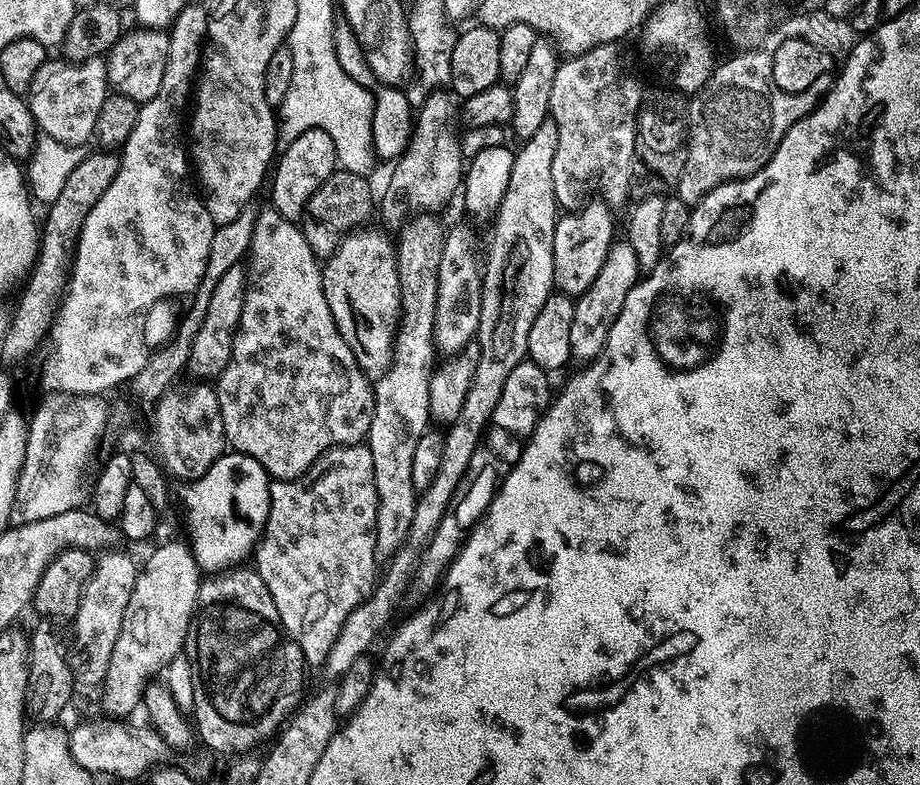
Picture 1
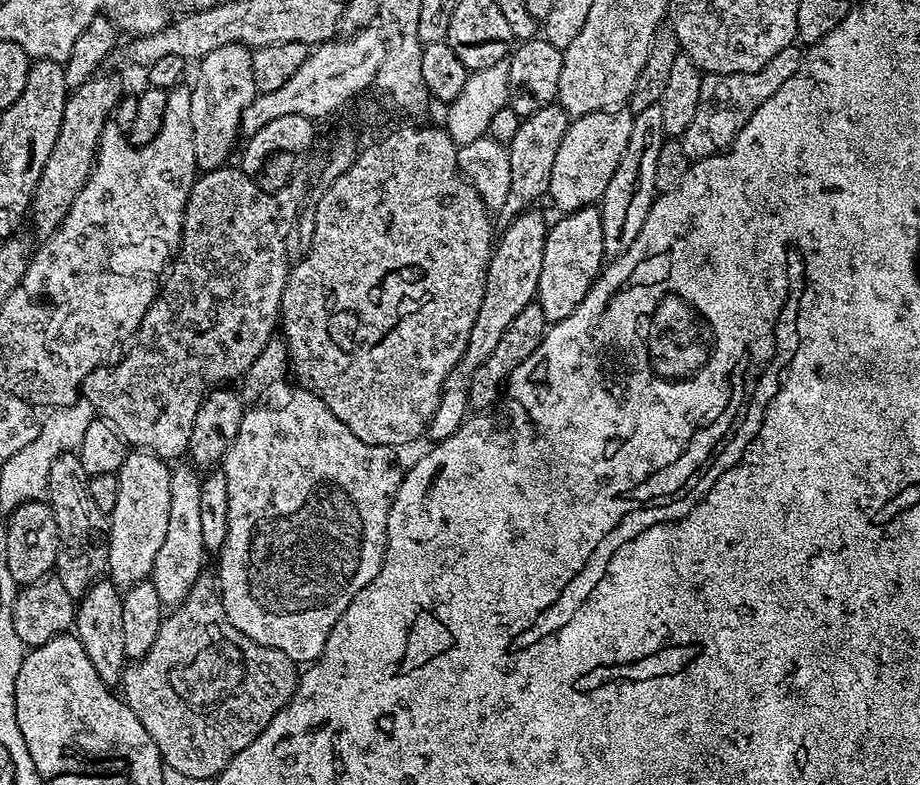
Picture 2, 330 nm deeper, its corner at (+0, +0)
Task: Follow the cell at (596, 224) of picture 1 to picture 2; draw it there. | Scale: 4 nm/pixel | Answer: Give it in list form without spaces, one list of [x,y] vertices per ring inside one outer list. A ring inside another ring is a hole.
[[[609,110],[578,116],[569,123],[562,146],[558,146],[558,154],[554,154],[554,170],[550,170],[547,191],[561,213],[595,205],[603,198],[610,178],[614,178],[614,170],[618,170],[618,162],[622,162],[626,142],[630,142],[632,118],[631,111]]]

